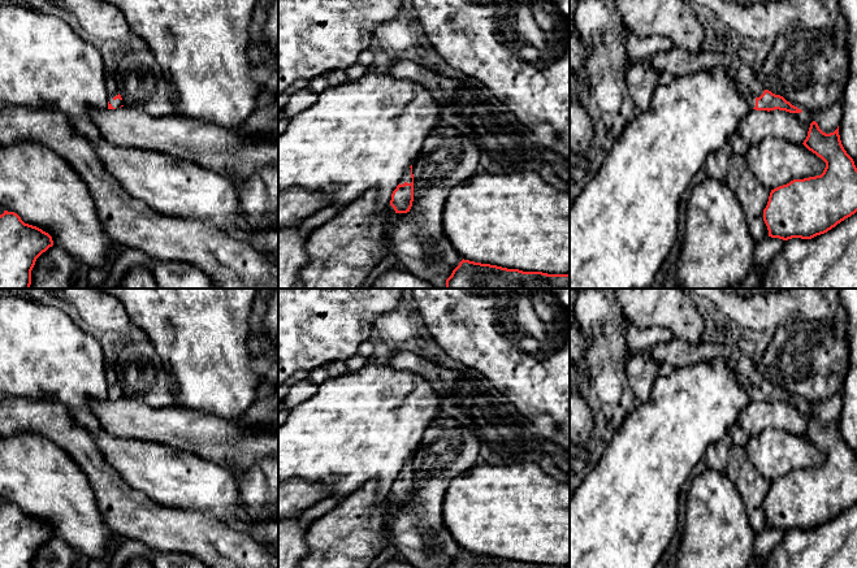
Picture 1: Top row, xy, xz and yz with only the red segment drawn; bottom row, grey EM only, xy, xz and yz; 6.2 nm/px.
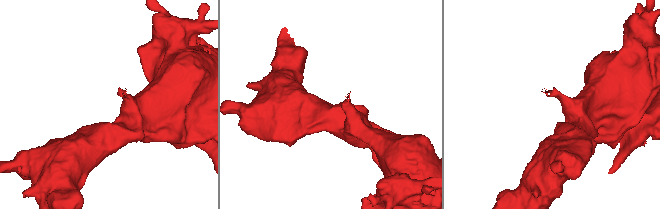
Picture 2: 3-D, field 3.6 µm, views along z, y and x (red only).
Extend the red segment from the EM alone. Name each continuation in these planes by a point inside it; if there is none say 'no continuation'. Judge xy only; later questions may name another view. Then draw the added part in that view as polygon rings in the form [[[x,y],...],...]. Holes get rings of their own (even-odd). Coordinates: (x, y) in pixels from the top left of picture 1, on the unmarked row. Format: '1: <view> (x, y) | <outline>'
1: xy (111, 374) | [[[107,364],[105,367],[105,378],[108,382],[108,393],[113,399],[120,399],[121,396],[124,396],[124,393],[120,390],[113,390],[114,387],[118,386],[118,378],[117,378],[117,373],[114,369],[113,364]]]

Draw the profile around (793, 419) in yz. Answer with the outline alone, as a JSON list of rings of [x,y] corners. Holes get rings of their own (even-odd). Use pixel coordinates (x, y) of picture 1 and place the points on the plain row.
[[[750,400],[740,413],[736,425],[750,437],[769,428],[802,435],[813,412],[813,406],[806,403],[789,404],[779,400],[770,403]]]

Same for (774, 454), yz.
[[[774,428],[750,437],[745,448],[754,468],[770,482],[793,471],[821,467],[826,459],[804,435]]]

